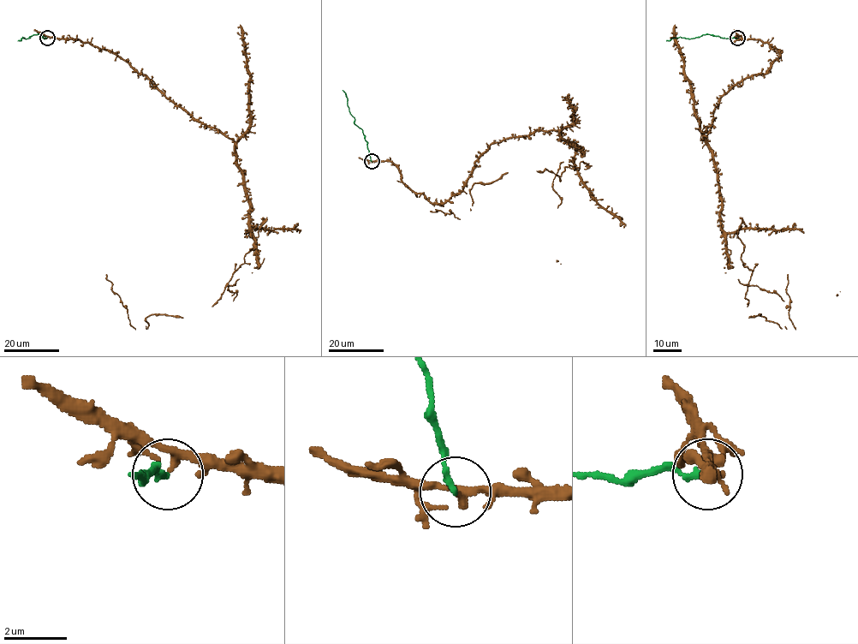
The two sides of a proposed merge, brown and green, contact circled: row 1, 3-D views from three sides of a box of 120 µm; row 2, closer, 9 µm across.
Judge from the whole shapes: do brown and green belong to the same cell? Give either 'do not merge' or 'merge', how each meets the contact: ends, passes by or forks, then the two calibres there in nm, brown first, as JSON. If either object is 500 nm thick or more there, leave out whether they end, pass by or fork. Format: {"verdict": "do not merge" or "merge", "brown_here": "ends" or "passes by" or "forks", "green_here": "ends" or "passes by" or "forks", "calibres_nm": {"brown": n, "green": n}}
{"verdict": "do not merge", "brown_here": "passes by", "green_here": "ends", "calibres_nm": {"brown": 200, "green": 190}}

